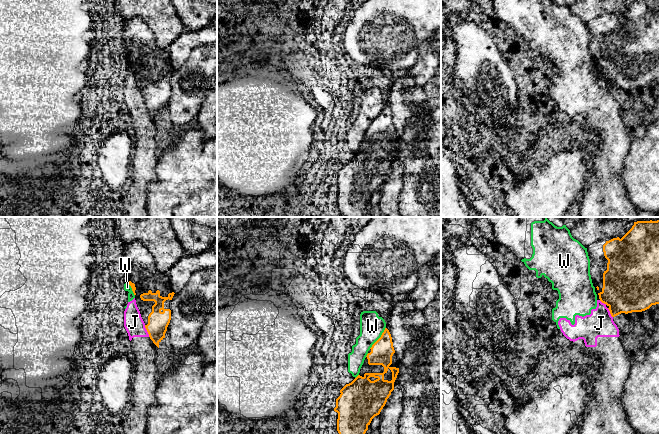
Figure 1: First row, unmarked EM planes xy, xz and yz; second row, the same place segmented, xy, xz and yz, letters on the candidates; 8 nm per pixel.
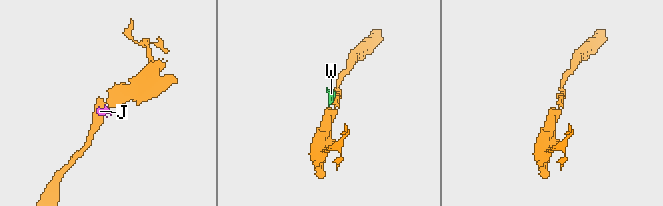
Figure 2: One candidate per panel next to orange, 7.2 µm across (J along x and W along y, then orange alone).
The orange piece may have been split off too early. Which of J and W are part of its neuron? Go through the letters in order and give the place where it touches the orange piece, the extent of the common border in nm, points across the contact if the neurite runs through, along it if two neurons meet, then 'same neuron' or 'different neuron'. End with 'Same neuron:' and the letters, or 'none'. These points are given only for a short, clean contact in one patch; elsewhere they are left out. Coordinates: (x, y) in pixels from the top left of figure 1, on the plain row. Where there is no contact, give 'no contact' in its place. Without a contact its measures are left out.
J: xy (147, 107) | 100 nm | along xy (144, 101), (149, 112) | different neuron
W: xz (379, 114) | 220 nm | different neuron
Same neuron: none

